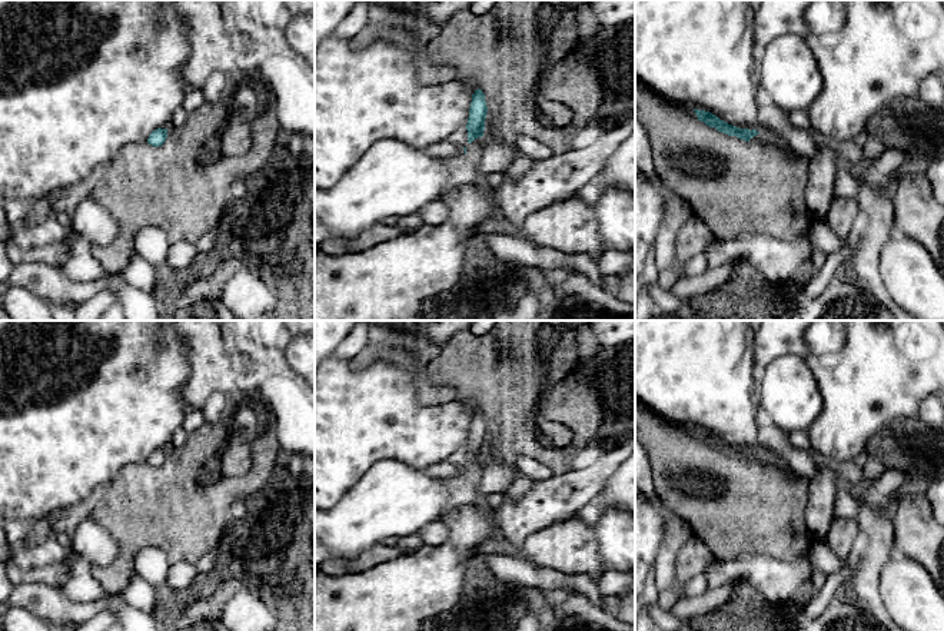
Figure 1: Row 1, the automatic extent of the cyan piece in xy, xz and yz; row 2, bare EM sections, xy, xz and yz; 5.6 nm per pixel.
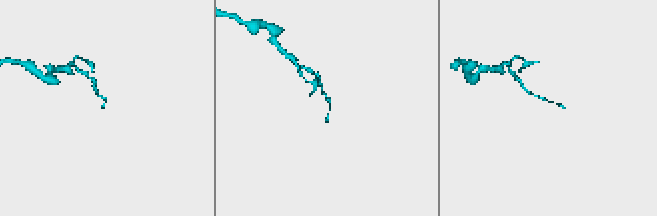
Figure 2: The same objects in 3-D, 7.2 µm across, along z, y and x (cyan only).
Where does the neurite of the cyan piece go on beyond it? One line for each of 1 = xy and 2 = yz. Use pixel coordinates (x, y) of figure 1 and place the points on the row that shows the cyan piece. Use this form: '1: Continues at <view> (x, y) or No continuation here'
1: No continuation here
2: No continuation here

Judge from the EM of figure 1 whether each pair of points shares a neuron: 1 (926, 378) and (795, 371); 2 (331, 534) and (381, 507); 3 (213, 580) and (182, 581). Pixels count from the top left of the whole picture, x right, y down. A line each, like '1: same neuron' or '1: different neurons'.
1: different neurons
2: same neuron
3: different neurons

